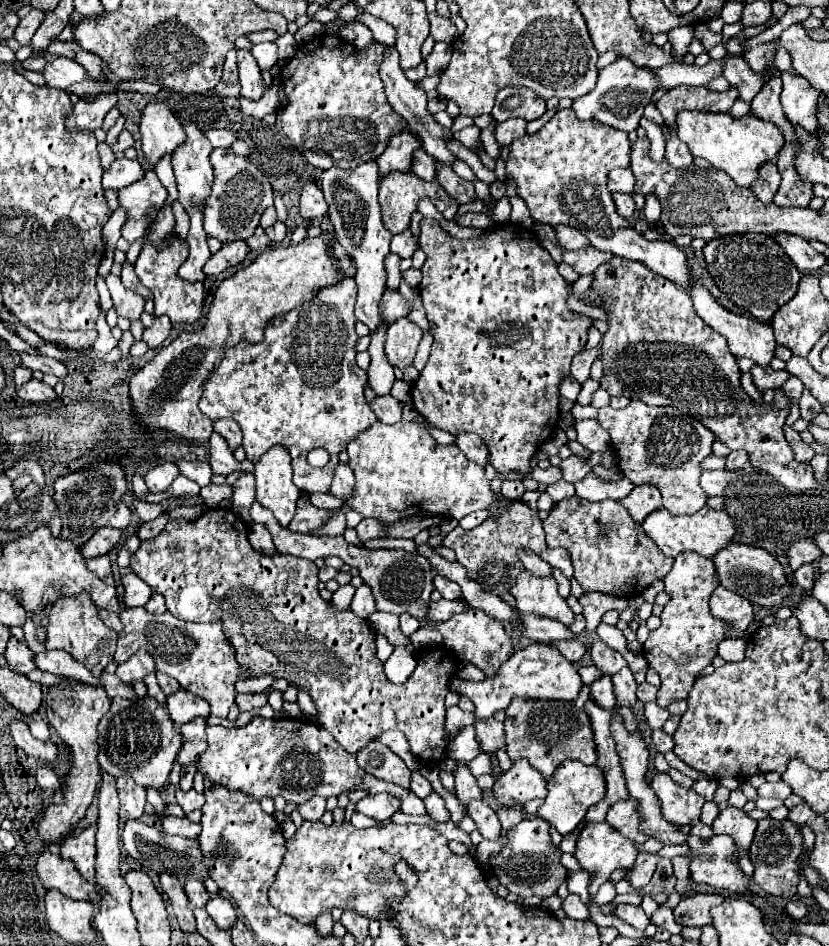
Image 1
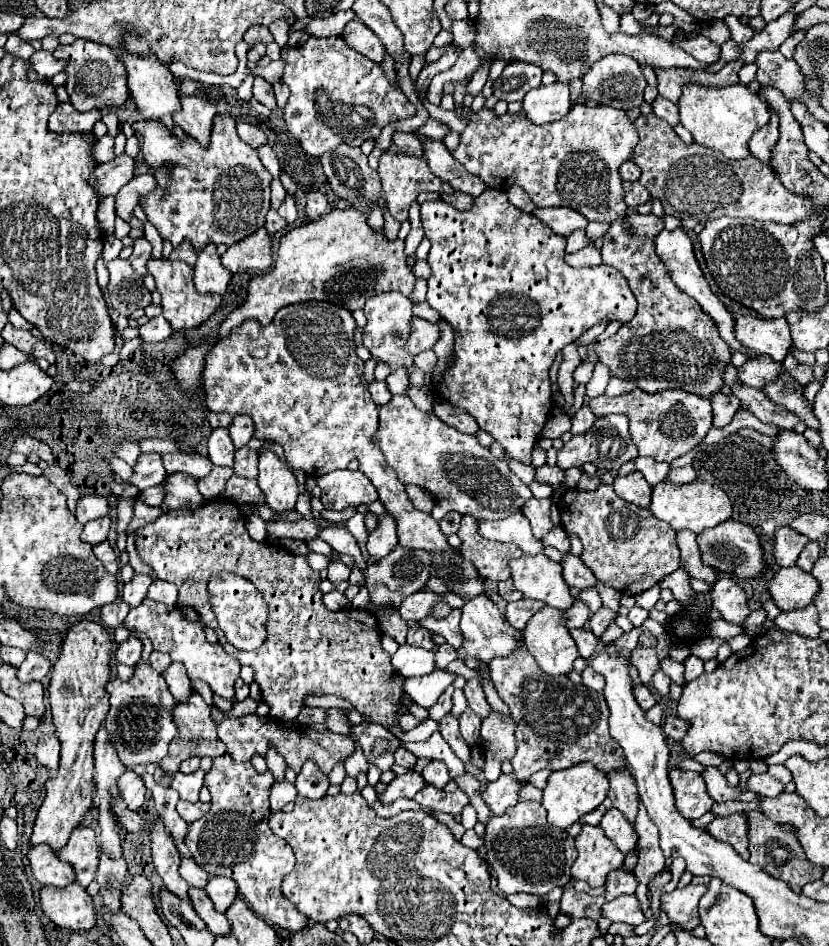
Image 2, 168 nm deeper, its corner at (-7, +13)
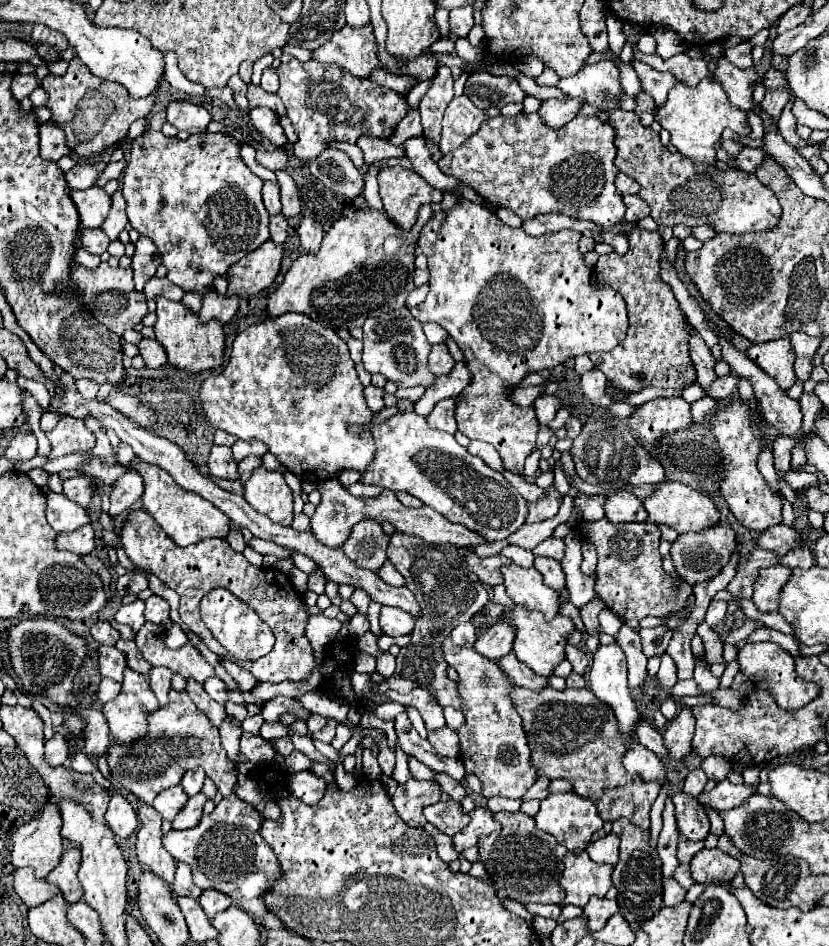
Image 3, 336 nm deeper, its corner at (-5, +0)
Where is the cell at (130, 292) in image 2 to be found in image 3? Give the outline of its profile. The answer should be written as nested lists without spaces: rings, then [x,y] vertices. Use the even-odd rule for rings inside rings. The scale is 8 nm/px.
[[[102,262],[96,270],[86,270],[84,266],[74,264],[70,284],[78,288],[86,308],[90,308],[96,320],[102,322],[110,332],[114,332],[120,338],[128,328],[142,322],[142,318],[148,314],[144,294],[134,288],[132,268],[110,268],[106,262]]]

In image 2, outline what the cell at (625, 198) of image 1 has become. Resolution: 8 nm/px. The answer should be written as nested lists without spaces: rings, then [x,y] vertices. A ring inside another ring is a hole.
[[[626,181],[624,183],[624,191],[626,191],[626,203],[628,203],[628,207],[634,207],[634,209],[638,205],[644,205],[650,199],[650,193],[638,181],[634,181],[634,183]]]

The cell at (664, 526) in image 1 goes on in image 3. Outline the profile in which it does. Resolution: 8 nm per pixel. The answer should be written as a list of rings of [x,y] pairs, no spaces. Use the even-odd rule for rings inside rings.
[[[660,482],[656,492],[644,500],[644,508],[648,512],[648,520],[654,522],[654,524],[664,524],[664,526],[670,526],[674,530],[678,530],[680,534],[686,534],[690,530],[694,532],[702,532],[706,528],[712,528],[714,524],[720,522],[720,514],[714,506],[714,502],[700,494],[698,490],[690,488],[690,486],[684,486],[680,482]]]

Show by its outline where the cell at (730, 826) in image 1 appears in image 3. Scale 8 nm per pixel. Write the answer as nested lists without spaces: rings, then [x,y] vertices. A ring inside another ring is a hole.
[[[702,848],[690,862],[692,878],[698,884],[710,884],[710,882],[722,882],[732,880],[738,872],[740,864],[730,854],[716,848]]]

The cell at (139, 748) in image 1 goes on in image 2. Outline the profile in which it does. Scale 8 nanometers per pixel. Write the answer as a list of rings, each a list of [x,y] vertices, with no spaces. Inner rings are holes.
[[[142,661],[134,665],[134,675],[128,681],[110,679],[106,685],[110,695],[110,711],[104,719],[104,727],[110,735],[112,745],[124,765],[146,765],[158,763],[168,753],[170,741],[176,737],[176,725],[172,723],[172,709],[176,699],[168,691],[162,675]]]

